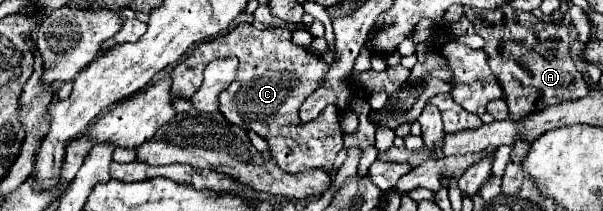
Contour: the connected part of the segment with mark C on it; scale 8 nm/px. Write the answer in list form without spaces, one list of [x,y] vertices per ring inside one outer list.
[[[239,24],[225,36],[219,36],[209,42],[201,42],[195,46],[195,50],[173,68],[173,85],[171,92],[175,98],[192,98],[193,92],[201,86],[203,82],[203,70],[213,58],[229,58],[235,56],[239,60],[239,70],[235,80],[227,90],[221,92],[219,96],[219,110],[229,118],[229,122],[243,126],[245,130],[257,132],[261,138],[269,142],[269,150],[277,166],[289,174],[297,174],[309,168],[325,168],[333,170],[333,162],[337,152],[343,148],[343,132],[341,132],[341,120],[339,120],[339,108],[335,104],[329,104],[317,120],[311,120],[307,124],[299,122],[299,108],[305,102],[307,96],[311,96],[319,86],[321,80],[325,78],[325,72],[329,72],[329,64],[315,52],[293,44],[291,32],[287,28],[265,28],[257,30],[251,24]]]

